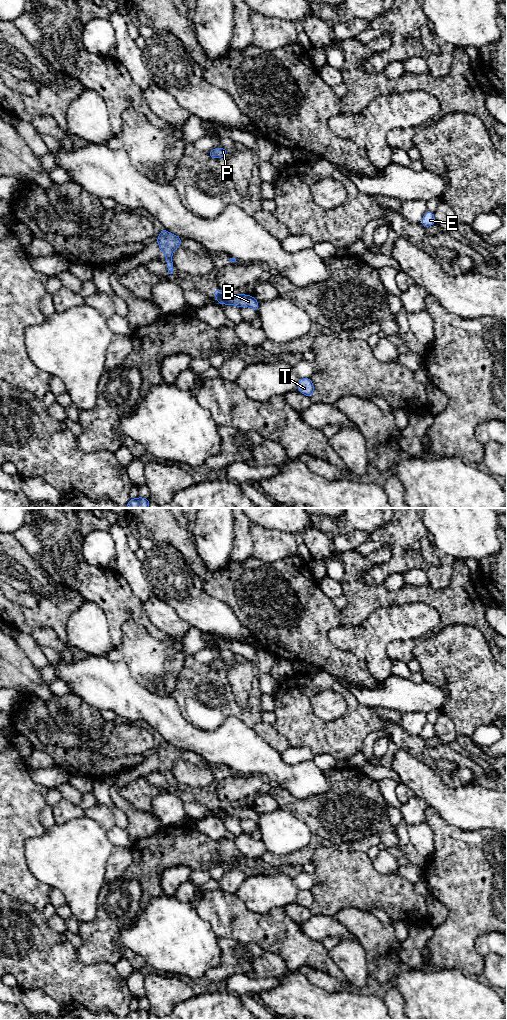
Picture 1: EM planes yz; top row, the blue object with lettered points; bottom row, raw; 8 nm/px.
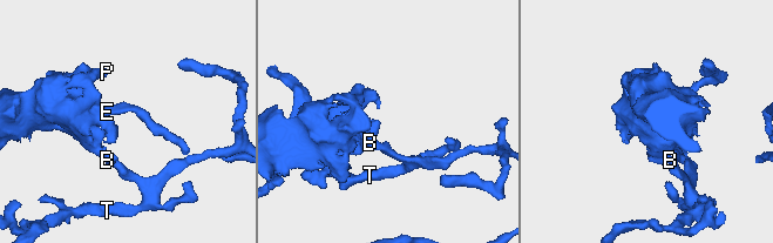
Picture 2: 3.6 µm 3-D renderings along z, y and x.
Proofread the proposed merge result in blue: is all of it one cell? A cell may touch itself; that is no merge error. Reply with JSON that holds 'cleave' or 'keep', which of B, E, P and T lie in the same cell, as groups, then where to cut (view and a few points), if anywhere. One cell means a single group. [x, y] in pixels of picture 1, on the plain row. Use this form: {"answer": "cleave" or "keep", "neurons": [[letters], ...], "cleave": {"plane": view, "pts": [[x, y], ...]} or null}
{"answer": "cleave", "neurons": [["B", "E", "T"], ["P"]], "cleave": {"plane": "yz", "pts": [[230, 804], [218, 808]]}}

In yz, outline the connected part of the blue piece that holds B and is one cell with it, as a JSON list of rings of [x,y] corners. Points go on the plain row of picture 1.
[[[237,805],[236,807],[228,806],[228,807],[220,807],[215,812],[217,815],[226,817],[231,816],[239,819],[250,819],[254,821],[256,824],[259,822],[259,813],[257,813],[252,807],[243,807],[241,805]]]

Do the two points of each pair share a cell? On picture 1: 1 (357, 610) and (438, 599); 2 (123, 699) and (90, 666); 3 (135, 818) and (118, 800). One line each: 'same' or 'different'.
1: same
2: same
3: same

